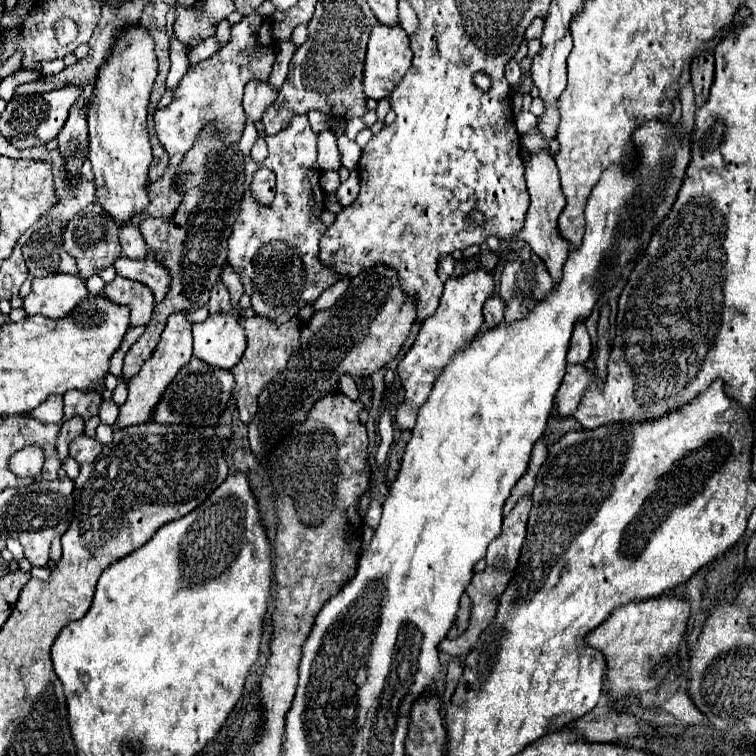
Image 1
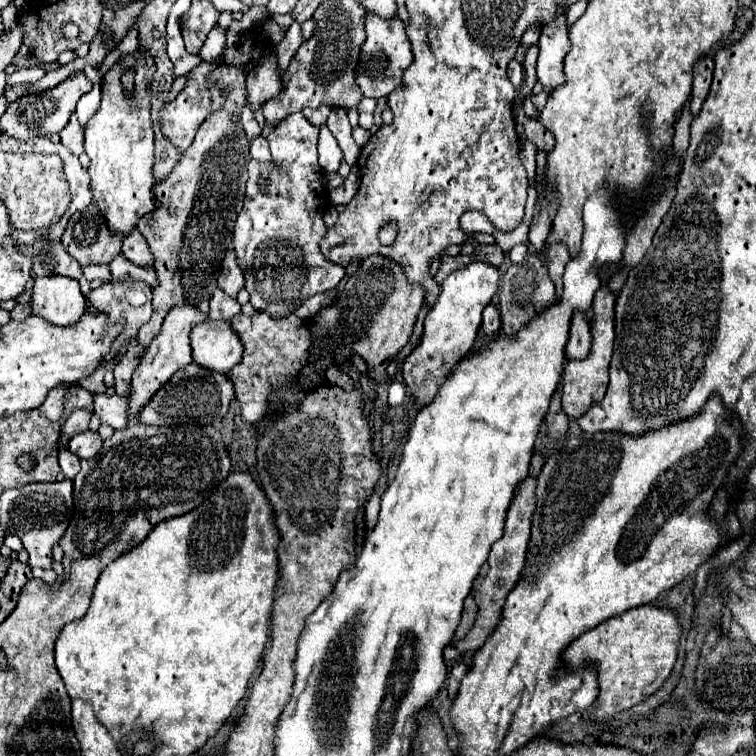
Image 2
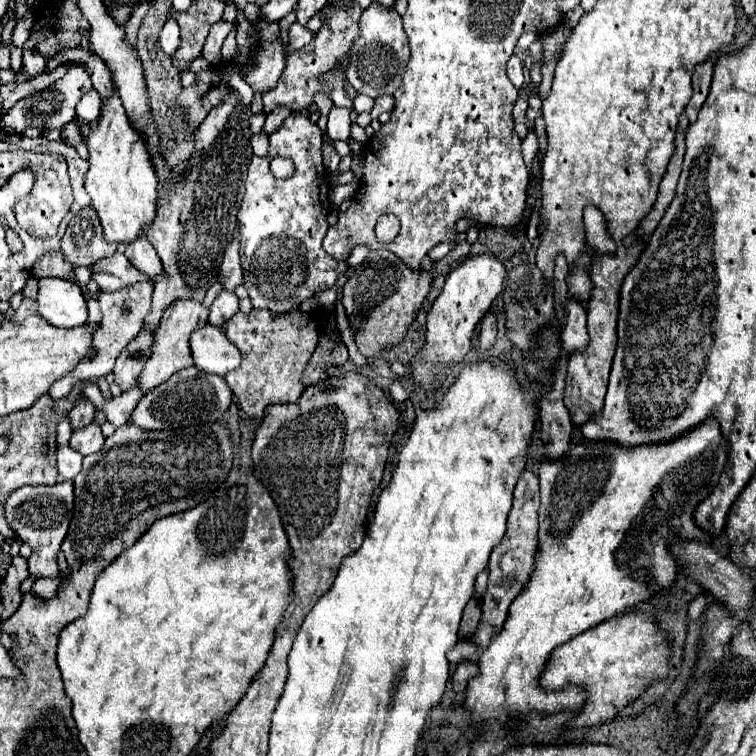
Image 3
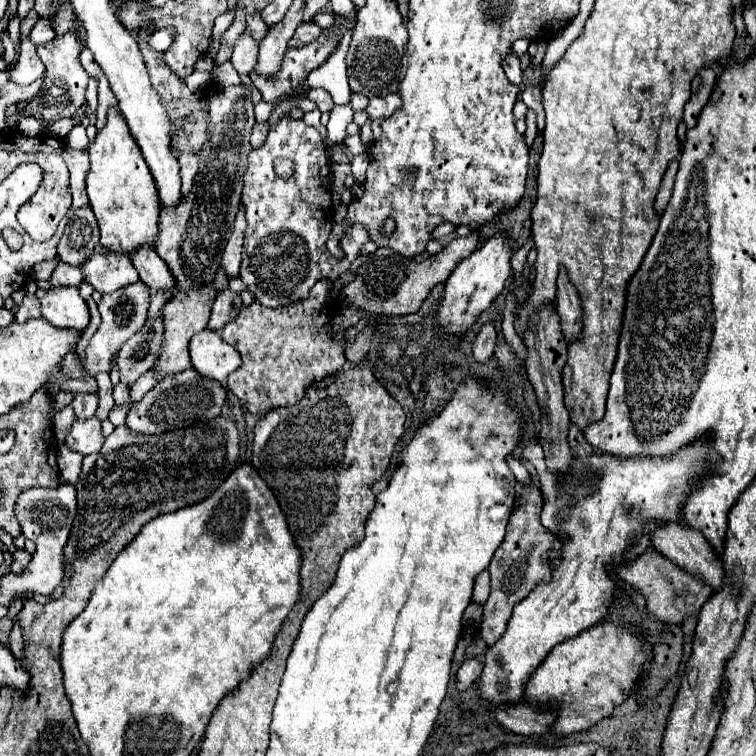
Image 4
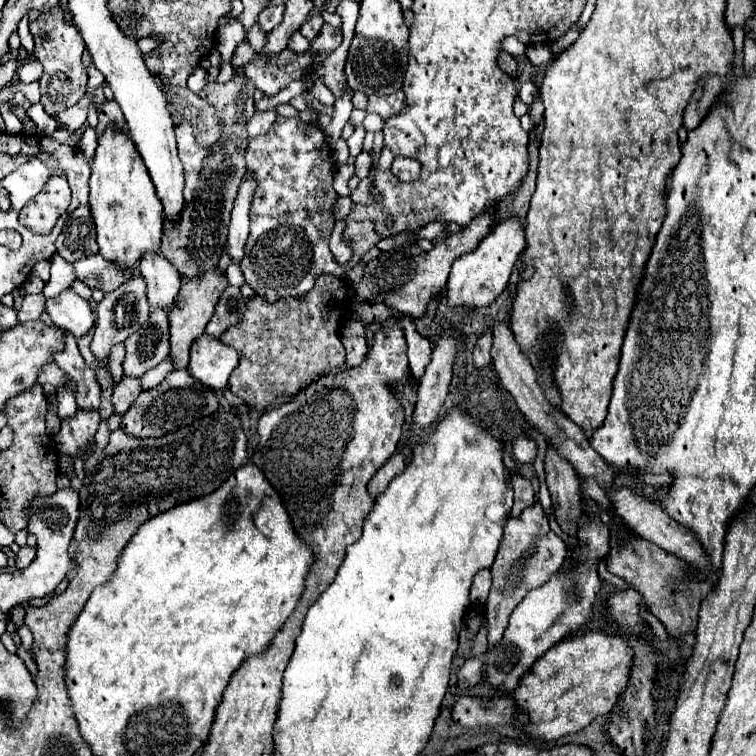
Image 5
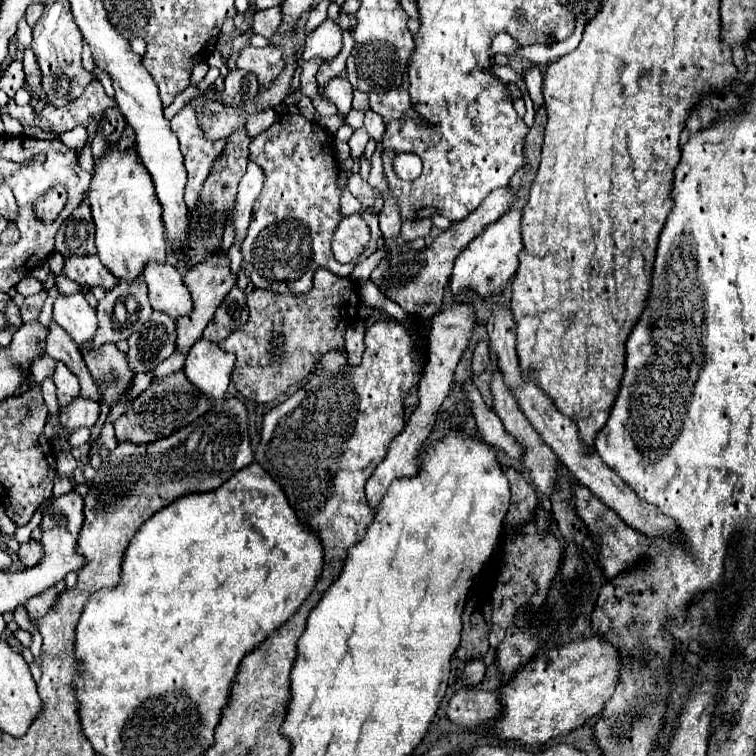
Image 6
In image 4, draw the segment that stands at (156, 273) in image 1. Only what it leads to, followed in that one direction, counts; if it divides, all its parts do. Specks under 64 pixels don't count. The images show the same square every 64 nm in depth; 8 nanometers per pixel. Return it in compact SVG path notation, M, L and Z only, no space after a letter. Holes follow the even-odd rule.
M96 254L84 264L80 264L80 270L84 280L102 294L116 292L118 288L124 288L126 284L140 280L136 268L126 256Z

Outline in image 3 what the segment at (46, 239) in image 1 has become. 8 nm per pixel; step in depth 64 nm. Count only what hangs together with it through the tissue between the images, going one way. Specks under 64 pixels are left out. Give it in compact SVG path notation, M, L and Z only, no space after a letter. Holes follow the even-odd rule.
M62 252L44 254L32 268L34 278L72 278L72 264L68 264Z

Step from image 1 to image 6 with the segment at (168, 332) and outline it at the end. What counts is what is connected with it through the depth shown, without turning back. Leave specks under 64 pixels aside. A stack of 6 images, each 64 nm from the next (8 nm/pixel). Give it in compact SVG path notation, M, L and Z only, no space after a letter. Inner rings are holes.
M222 252L210 256L206 262L200 262L196 266L192 266L188 270L188 274L184 276L184 284L188 286L192 300L194 300L194 310L192 316L184 316L184 320L178 320L178 350L188 352L192 348L192 344L202 336L204 328L208 326L208 322L212 320L216 308L220 306L220 302L224 300L224 296L236 286L236 276L230 270L230 258Z

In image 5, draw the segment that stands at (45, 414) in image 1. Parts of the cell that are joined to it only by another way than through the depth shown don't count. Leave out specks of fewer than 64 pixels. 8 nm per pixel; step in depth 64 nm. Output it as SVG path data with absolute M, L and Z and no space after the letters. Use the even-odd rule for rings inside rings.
M134 272L134 276L132 276L128 282L124 282L124 284L118 286L116 290L108 292L108 294L104 296L104 300L98 304L96 314L98 314L98 322L96 322L94 340L92 340L90 348L92 348L92 354L100 360L100 358L104 358L104 356L110 352L110 348L112 348L114 344L124 342L130 334L138 332L140 326L142 326L142 324L148 320L148 316L150 316L148 300L146 300L146 284L144 284L140 272Z

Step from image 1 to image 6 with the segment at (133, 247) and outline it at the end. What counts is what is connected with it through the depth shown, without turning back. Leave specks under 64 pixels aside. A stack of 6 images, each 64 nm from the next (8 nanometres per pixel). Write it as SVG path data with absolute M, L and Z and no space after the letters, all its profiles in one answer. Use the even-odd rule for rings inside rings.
M172 262L148 264L148 268L144 268L144 282L148 284L148 296L154 310L160 310L174 320L192 314L192 296Z

